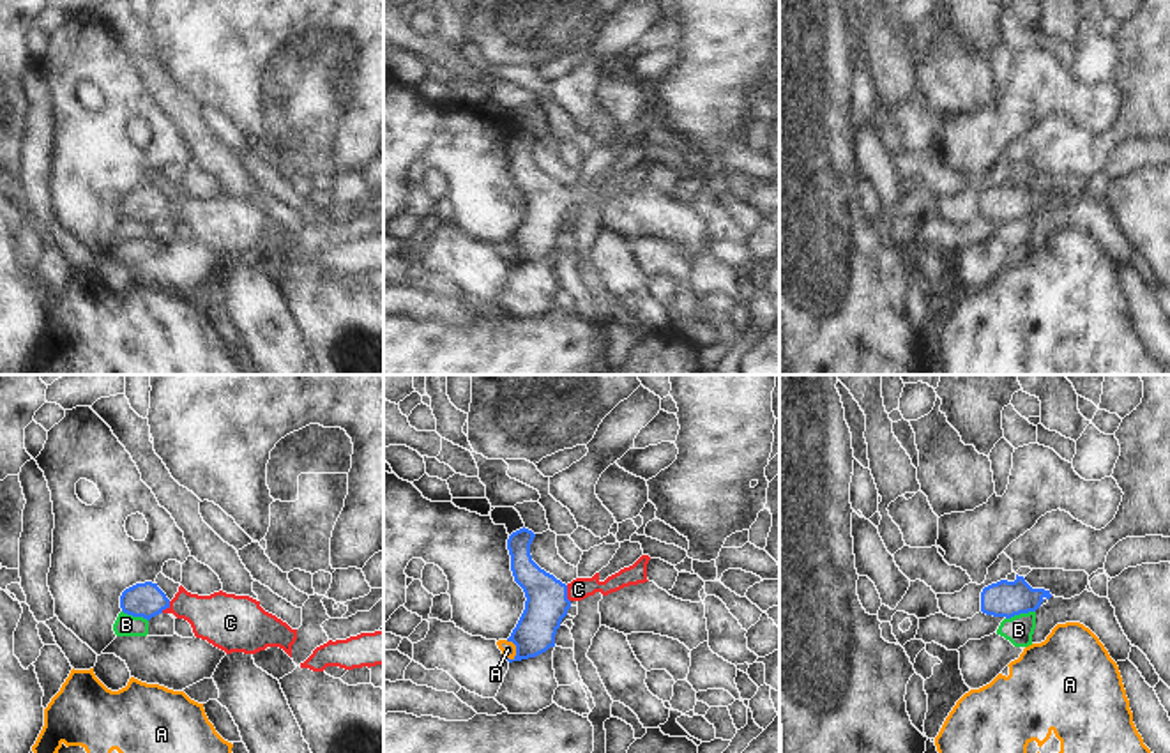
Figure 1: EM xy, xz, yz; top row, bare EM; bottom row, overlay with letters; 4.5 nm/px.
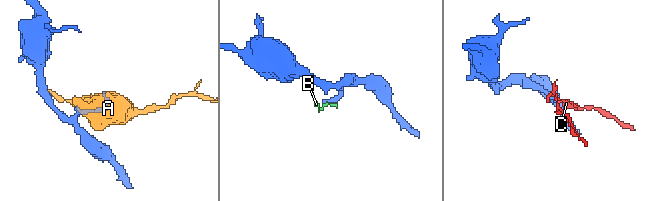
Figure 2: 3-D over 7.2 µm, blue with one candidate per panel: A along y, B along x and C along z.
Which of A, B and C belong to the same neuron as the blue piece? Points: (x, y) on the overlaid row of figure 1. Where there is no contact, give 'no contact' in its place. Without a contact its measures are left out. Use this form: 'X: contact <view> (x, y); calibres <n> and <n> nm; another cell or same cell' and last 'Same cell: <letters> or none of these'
A: contact xz (516, 649); calibres 190 and 70 nm; another cell
B: contact yz (1020, 612); calibres 160 and 140 nm; another cell
C: contact xz (566, 594); calibres 190 and 100 nm; same cell
Same cell: C

